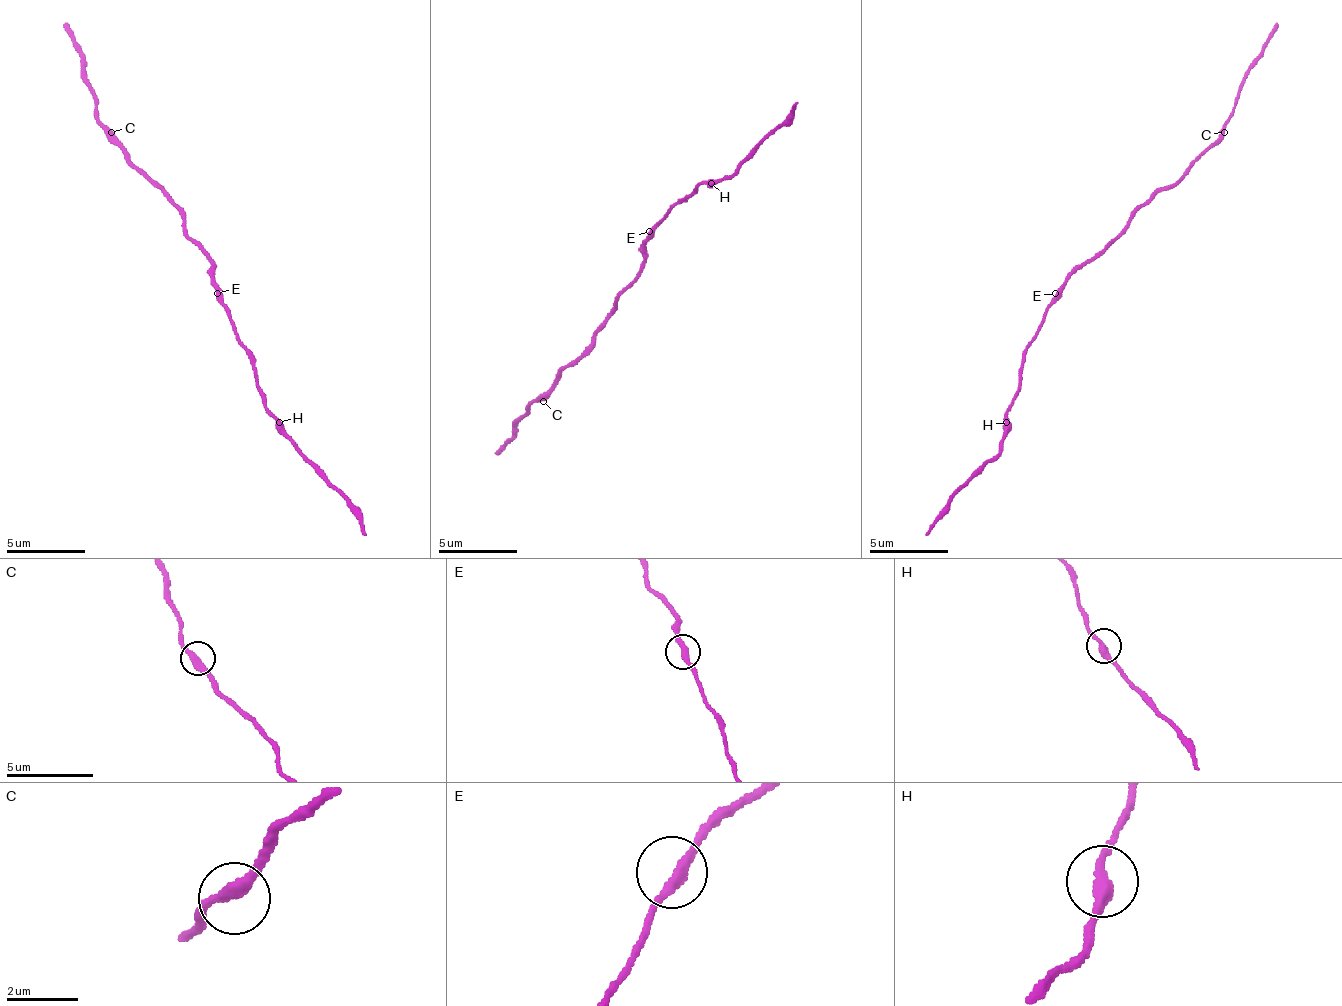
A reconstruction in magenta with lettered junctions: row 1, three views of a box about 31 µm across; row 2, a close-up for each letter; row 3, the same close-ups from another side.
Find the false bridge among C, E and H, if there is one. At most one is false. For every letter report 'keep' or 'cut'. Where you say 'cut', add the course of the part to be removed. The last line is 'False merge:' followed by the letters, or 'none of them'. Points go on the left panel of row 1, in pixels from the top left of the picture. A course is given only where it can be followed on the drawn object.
C: keep
E: keep
H: keep
False merge: none of them

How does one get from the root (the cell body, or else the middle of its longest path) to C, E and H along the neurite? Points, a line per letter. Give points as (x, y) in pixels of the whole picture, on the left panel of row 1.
C: (214, 266), (214, 262), (186, 234), (186, 218), (131, 159), (127, 148), (111, 132)
E: (214, 266), (214, 289), (217, 293)
H: (214, 266), (217, 297), (229, 309), (229, 325), (249, 356), (257, 380), (257, 392), (265, 407), (280, 423)

